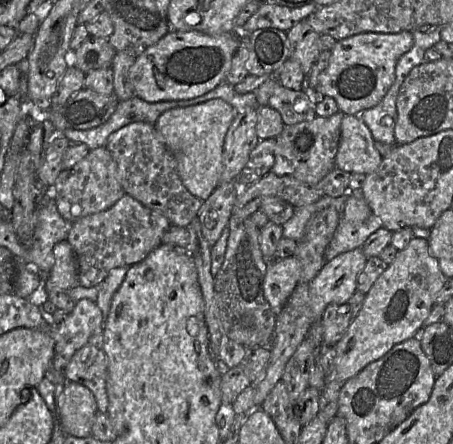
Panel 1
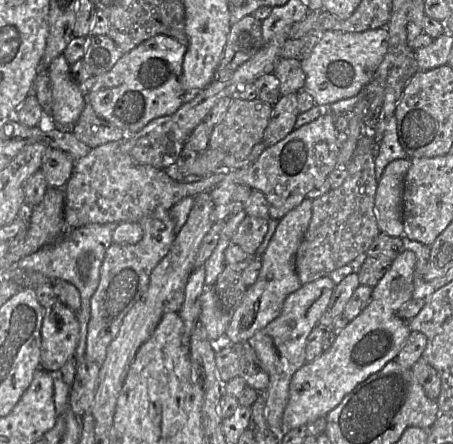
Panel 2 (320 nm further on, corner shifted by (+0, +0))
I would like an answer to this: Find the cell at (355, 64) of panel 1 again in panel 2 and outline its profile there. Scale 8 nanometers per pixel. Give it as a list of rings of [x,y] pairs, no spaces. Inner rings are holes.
[[[385,27],[364,32],[325,31],[309,57],[301,59],[306,76],[304,89],[320,107],[358,95],[374,77],[387,52],[388,42]]]

